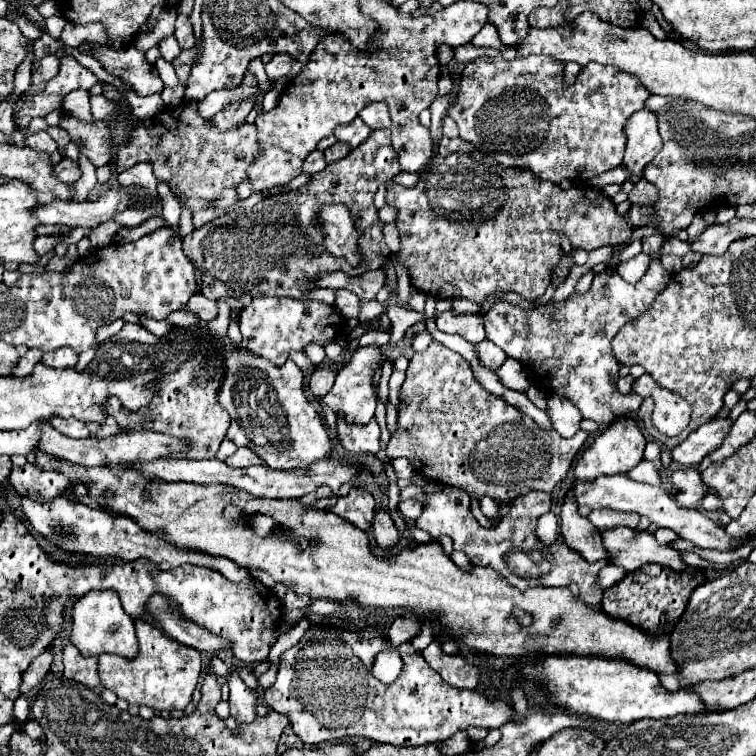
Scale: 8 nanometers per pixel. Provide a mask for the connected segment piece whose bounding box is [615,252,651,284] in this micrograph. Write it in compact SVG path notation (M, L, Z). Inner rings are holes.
M641 252L641 254L637 254L635 258L631 258L629 262L619 264L615 270L619 272L619 276L621 276L623 280L627 280L629 284L635 284L635 282L641 280L641 276L647 272L649 262L651 262L651 258L649 258L645 252Z

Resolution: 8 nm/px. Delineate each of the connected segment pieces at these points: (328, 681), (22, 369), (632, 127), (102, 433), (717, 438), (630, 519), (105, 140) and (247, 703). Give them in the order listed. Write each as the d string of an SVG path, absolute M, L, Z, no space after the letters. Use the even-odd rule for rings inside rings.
M311 624L305 636L299 642L299 660L293 660L293 668L279 668L277 682L265 690L265 702L271 710L289 716L293 732L305 744L319 744L327 740L339 740L347 736L363 736L371 742L393 744L393 746L419 746L427 742L441 742L453 736L457 730L465 730L469 726L481 728L501 728L511 722L515 710L511 704L503 700L487 700L483 694L473 690L459 690L443 682L443 678L423 660L421 652L417 652L411 644L401 644L403 672L391 684L381 684L373 678L371 666L375 654L381 652L389 644L385 630L377 626L369 626L365 630L343 630L323 624Z
M29 350L23 358L19 358L19 364L13 368L11 376L27 376L33 372L33 366L41 360L41 352L39 350Z
M649 110L635 112L635 116L631 116L631 120L627 122L625 134L627 134L627 146L623 166L631 174L641 176L643 168L661 148L661 136L657 132L655 114Z
M107 416L107 418L105 418L105 424L99 426L99 430L97 430L95 436L107 438L107 436L113 436L113 434L119 434L119 426L117 426L117 422L115 422L113 416Z
M729 416L725 418L713 418L705 424L701 424L695 432L687 436L685 442L681 442L673 452L673 462L685 464L685 466L699 466L701 460L711 454L713 450L721 448L725 436L729 434L733 426L733 420Z
M593 510L589 514L589 520L601 530L617 526L635 528L639 524L639 516L635 512L615 512L615 510Z
M63 116L59 126L71 134L73 142L95 166L107 166L113 160L113 136L105 122L85 124L71 116Z
M231 672L227 676L227 684L229 684L229 710L231 716L237 722L251 722L257 714L255 714L255 704L257 704L257 692L249 690L245 686L245 682L239 678L237 672Z

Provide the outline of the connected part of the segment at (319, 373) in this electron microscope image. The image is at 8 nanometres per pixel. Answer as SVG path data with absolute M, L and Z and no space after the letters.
M317 368L309 380L309 388L315 398L323 398L333 386L335 372L331 368Z

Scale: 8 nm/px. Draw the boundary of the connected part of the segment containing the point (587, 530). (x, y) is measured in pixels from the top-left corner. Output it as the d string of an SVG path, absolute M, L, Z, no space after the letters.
M569 492L565 496L565 504L561 508L559 518L561 518L559 520L561 536L569 548L575 548L587 562L603 560L603 556L607 556L601 534L597 532L597 528L587 518L583 518L579 514L573 492Z

